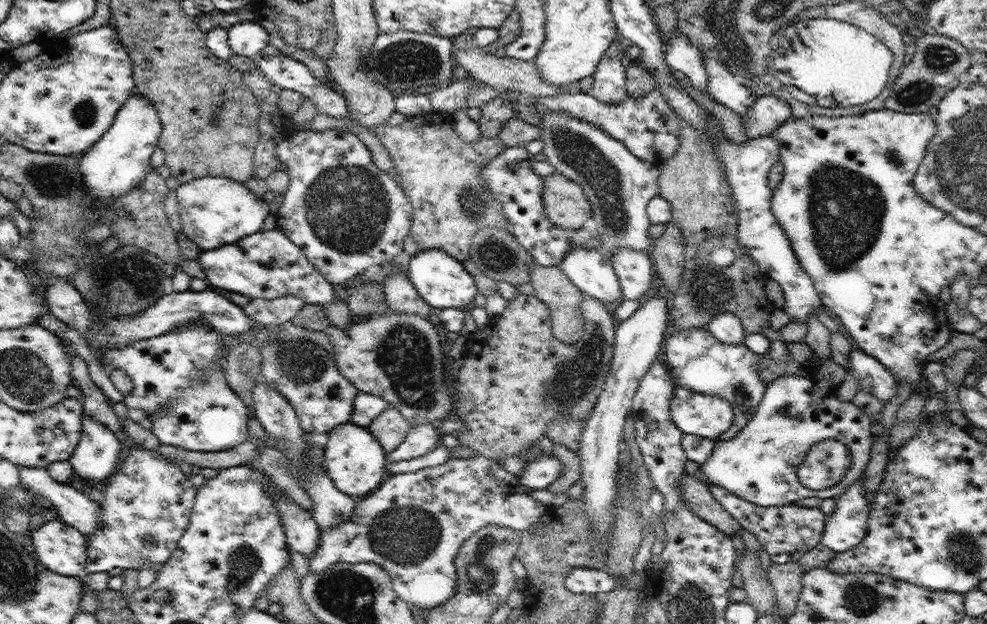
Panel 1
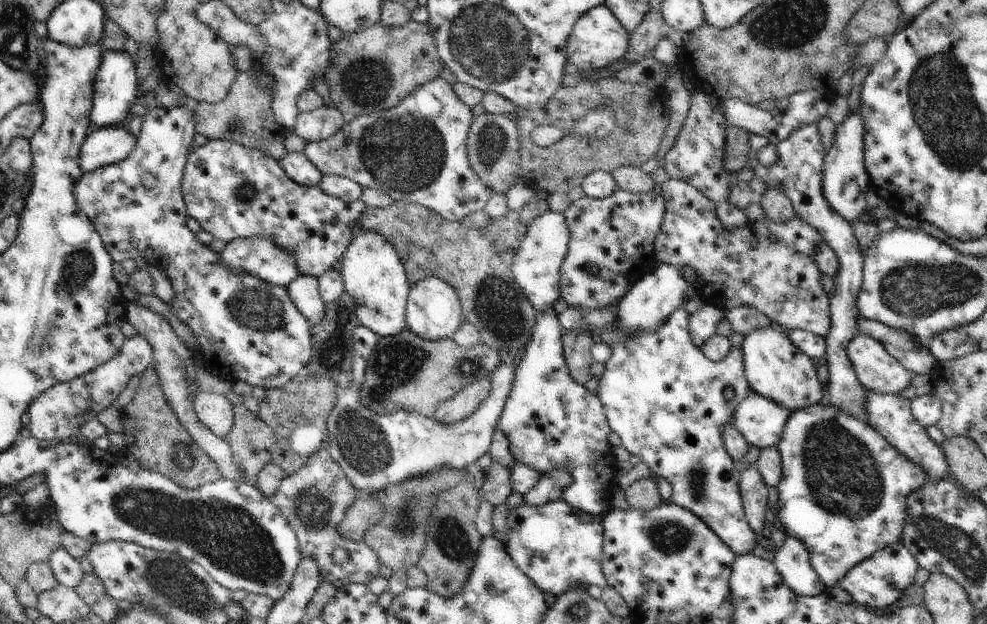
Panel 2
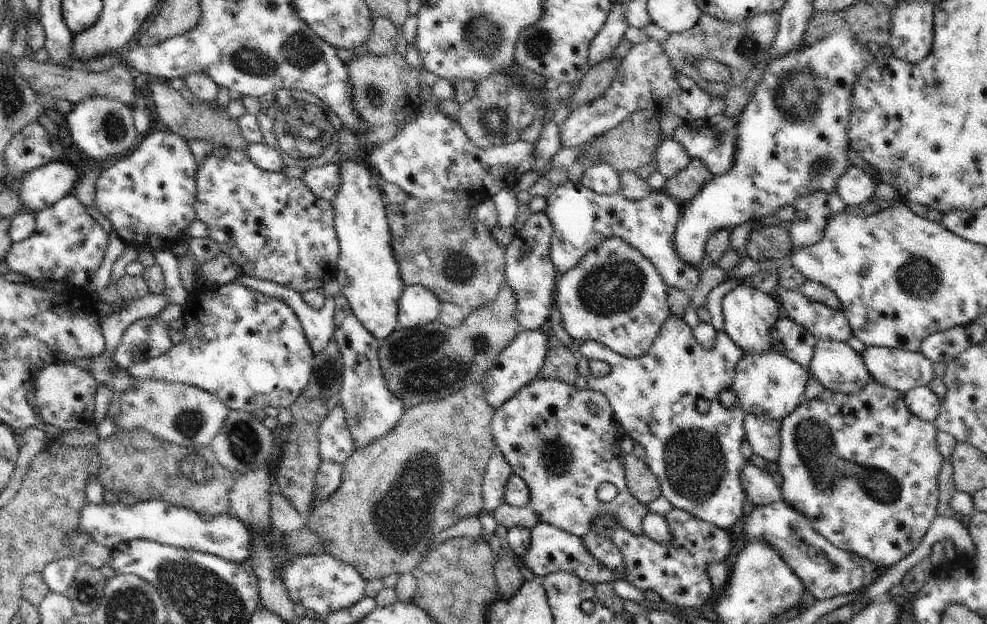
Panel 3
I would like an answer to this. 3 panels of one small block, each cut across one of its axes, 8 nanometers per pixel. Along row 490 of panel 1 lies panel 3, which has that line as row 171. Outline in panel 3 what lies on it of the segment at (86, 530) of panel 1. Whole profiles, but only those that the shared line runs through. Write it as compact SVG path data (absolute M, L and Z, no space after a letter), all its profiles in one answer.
M55 158L18 179L16 186L21 206L26 206L34 214L46 210L73 193L81 179L74 165Z

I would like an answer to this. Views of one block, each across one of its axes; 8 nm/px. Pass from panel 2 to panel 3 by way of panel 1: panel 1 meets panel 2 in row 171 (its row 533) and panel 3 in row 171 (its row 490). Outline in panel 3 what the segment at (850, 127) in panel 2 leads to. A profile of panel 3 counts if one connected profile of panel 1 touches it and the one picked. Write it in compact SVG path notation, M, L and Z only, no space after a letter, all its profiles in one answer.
M851 165L839 176L835 192L848 206L858 206L874 198L876 184L862 168Z

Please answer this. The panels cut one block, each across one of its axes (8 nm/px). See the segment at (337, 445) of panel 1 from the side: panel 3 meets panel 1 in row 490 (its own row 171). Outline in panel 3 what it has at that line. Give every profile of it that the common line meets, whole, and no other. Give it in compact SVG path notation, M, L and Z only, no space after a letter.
M362 160L340 162L341 187L336 198L331 202L335 212L335 231L339 238L339 257L336 265L335 278L341 286L341 294L351 306L355 317L377 339L389 337L397 327L399 298L405 286L399 271L397 260L392 250L390 225L387 219L387 202L381 191L380 178L371 171Z

